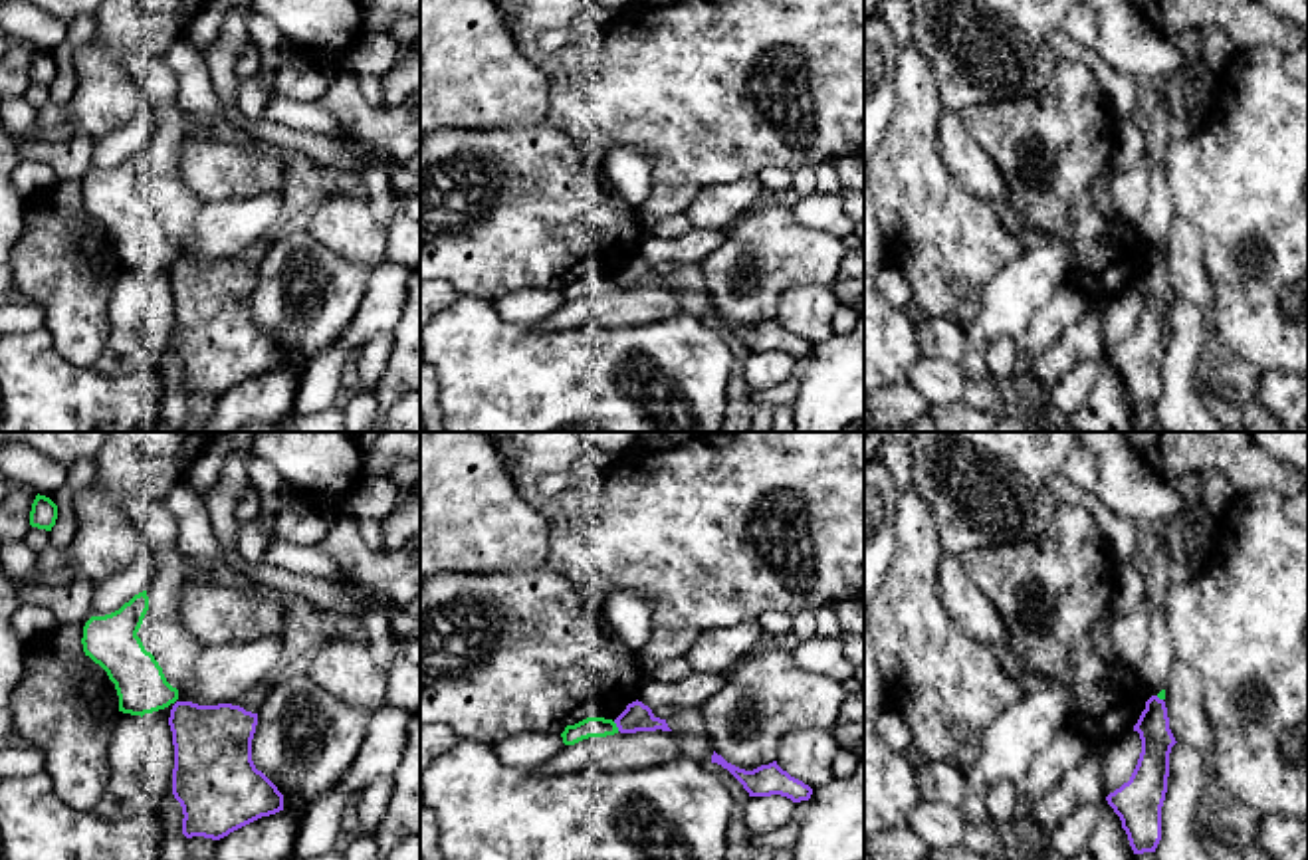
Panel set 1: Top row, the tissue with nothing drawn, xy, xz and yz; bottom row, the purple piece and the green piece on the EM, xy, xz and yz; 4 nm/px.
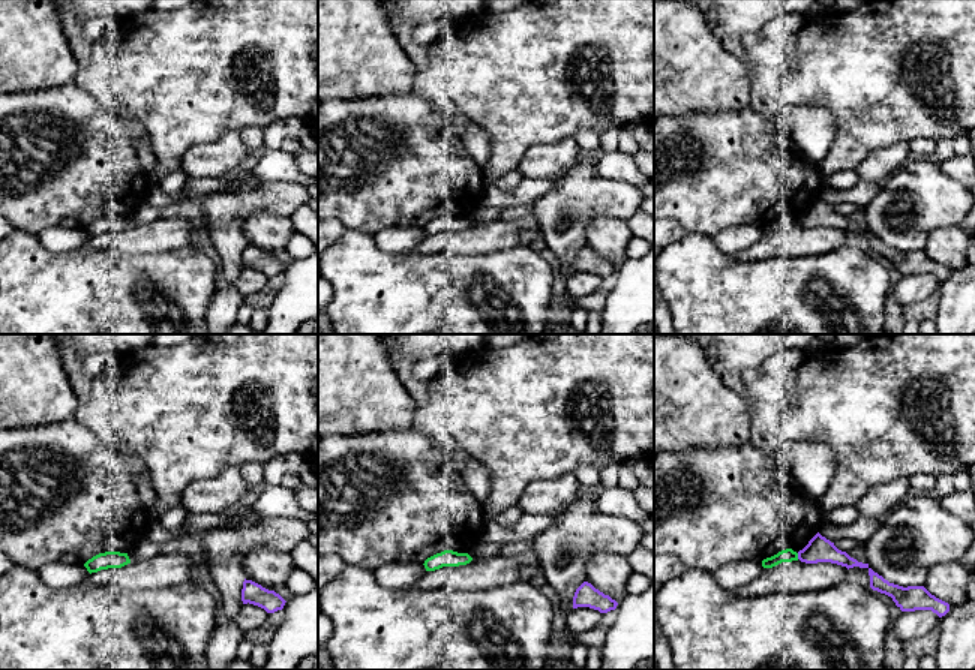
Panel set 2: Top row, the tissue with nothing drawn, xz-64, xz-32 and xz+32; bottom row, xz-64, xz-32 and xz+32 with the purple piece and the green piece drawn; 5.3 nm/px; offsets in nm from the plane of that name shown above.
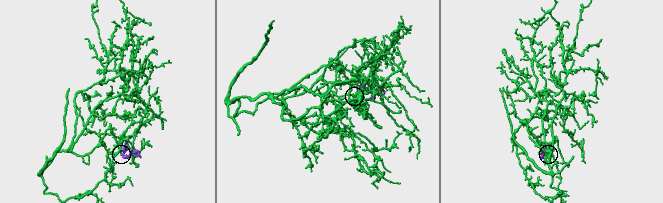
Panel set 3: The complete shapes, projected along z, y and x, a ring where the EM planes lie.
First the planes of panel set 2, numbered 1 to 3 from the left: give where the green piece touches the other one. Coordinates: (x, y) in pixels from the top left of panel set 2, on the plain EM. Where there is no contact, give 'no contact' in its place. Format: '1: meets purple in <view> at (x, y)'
1: no contact
2: no contact
3: meets purple in xz+32 at (798, 221)

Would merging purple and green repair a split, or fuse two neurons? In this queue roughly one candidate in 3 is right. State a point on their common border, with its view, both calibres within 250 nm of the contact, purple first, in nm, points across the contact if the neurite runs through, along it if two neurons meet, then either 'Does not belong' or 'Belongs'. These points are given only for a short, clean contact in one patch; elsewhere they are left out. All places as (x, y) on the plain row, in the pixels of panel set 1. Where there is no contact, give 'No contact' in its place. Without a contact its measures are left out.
Touches purple at xz (617, 282). Thickness 120 nm (purple) against 80 nm. Does not belong

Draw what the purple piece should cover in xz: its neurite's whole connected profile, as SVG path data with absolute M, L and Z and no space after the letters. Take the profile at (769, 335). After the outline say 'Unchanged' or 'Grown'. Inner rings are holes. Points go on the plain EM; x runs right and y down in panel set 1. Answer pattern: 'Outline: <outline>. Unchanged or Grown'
Outline: M713 307L711 319L717 319L727 325L743 341L749 353L781 351L791 355L793 359L801 359L809 357L813 351L813 345L809 341L791 333L777 321L777 317L761 321L753 327L745 327L727 319L721 311Z. Unchanged

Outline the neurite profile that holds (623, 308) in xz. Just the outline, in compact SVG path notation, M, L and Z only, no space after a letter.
M662 285L589 293L565 301L535 329L571 331L587 325L606 325L610 329L650 325L680 315L678 295L678 289Z

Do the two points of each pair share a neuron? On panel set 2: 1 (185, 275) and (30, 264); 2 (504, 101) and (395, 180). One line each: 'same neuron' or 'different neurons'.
1: same neuron
2: different neurons

